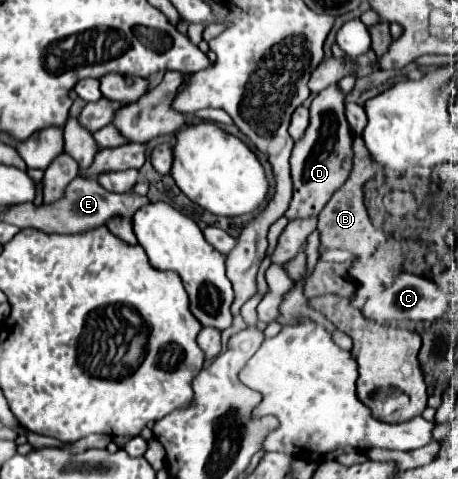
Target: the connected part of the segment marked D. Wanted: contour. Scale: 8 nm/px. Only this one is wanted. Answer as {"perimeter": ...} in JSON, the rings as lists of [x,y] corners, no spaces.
{"perimeter":[[[328,87],[320,91],[310,105],[310,125],[306,135],[294,143],[290,167],[292,167],[292,185],[294,197],[286,211],[286,217],[292,219],[308,219],[322,211],[328,195],[332,195],[338,187],[344,185],[346,177],[352,171],[352,131],[344,117],[344,93],[338,87]]]}

